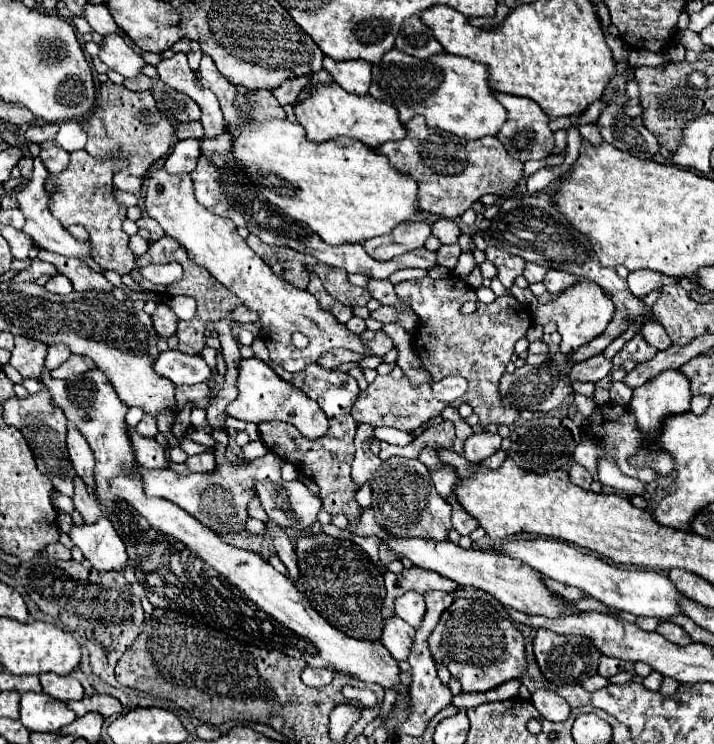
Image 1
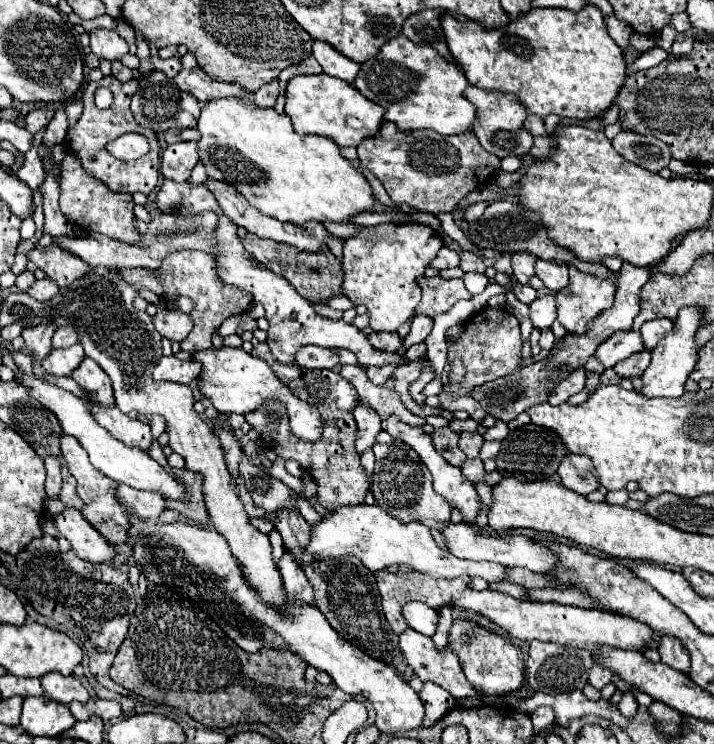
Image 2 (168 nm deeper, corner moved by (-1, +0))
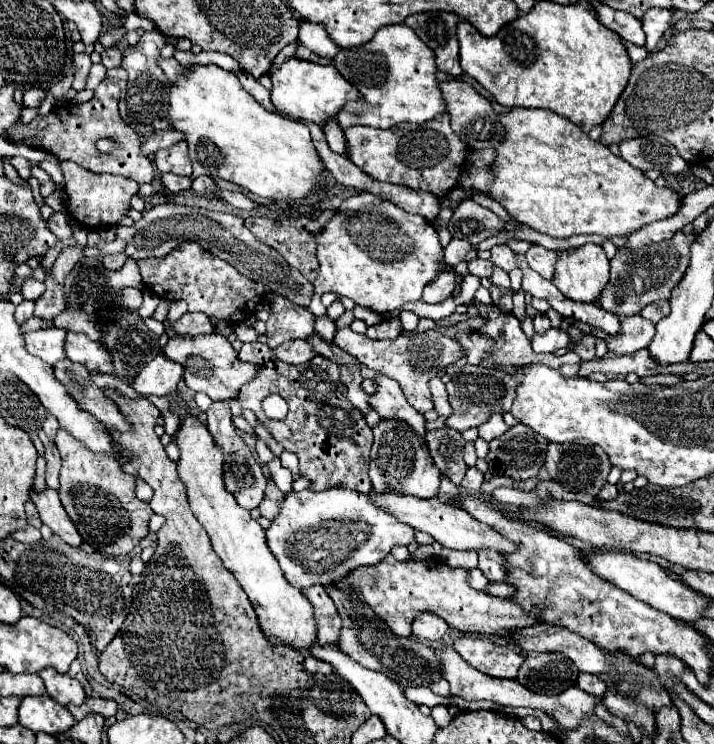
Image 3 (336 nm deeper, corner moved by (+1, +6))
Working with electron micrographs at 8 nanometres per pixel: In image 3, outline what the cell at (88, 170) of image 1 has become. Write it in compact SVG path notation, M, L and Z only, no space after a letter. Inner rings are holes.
M71 160L59 161L59 166L66 179L64 191L68 195L68 213L78 225L88 229L120 225L120 221L130 211L130 197L138 193L136 181L126 177L116 177L116 175L96 175L78 167Z

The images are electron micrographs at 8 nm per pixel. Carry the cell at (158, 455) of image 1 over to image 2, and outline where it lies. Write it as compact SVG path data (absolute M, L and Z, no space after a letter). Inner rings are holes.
M86 399L86 403L88 403L88 409L94 415L94 419L104 429L108 429L112 435L116 435L116 439L128 443L130 447L140 447L142 451L148 451L148 447L152 443L150 425L146 425L146 423L142 423L138 419L130 419L116 405L104 407L104 405L92 403L90 399Z

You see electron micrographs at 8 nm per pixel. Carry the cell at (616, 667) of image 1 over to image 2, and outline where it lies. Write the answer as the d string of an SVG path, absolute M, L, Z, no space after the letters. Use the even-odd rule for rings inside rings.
M592 667L590 669L590 673L588 673L588 683L594 687L594 689L602 689L604 685L608 685L610 681L612 681L612 673L610 671L604 671L604 669L600 669L600 667Z

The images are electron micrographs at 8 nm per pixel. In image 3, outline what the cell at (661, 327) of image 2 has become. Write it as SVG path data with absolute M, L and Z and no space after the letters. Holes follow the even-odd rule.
M658 301L658 303L652 303L652 305L646 305L642 309L642 317L652 321L652 323L658 323L662 317L666 317L666 313L670 313L670 307L668 307L668 301Z

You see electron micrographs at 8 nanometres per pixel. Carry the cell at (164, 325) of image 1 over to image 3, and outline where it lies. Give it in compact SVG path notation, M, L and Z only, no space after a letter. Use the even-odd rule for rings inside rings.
M184 313L178 321L172 323L172 329L178 335L200 335L200 333L214 333L210 319L204 313Z

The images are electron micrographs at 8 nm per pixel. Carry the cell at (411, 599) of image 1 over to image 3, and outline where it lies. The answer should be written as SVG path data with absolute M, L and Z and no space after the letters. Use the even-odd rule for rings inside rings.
M418 613L412 625L412 633L420 641L440 641L446 633L446 621L434 617L434 613Z

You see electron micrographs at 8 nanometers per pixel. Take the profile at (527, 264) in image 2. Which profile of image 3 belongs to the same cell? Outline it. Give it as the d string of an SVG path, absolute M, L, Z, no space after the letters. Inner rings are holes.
M496 245L490 249L490 253L492 253L492 263L502 267L506 273L518 267L516 253L512 249L508 249L508 245Z

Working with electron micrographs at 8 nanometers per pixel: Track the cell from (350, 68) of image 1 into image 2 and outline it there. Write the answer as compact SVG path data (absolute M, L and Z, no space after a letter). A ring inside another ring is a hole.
M314 41L312 55L322 65L324 73L328 73L332 77L338 77L342 81L348 81L348 83L352 83L352 79L356 79L356 73L360 69L360 65L356 61L340 55L334 47L330 47L330 43Z

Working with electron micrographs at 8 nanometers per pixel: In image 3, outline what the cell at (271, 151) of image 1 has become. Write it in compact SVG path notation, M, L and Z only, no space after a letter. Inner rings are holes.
M194 65L190 67L190 77L180 77L170 91L170 123L174 129L186 135L190 147L190 161L194 167L194 177L200 175L216 175L220 179L232 181L250 193L272 199L298 203L310 195L318 195L320 189L330 187L328 169L324 167L322 157L318 155L310 129L294 119L282 117L274 111L268 111L262 103L258 103L236 79L234 73L224 71L216 65Z

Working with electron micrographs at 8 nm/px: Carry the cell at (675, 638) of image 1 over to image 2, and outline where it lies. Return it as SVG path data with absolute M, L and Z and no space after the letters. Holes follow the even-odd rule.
M666 637L662 643L660 643L660 661L668 667L674 667L676 671L680 673L686 673L690 671L690 661L688 661L688 651L684 651L684 647L680 645L680 641L676 641L676 637Z

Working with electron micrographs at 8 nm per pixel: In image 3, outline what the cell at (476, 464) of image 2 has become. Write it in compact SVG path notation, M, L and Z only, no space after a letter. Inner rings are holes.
M468 467L468 471L466 471L466 477L462 479L462 487L464 489L468 489L468 491L474 491L474 493L480 493L480 485L482 485L482 481L484 481L484 475L476 469L476 467Z

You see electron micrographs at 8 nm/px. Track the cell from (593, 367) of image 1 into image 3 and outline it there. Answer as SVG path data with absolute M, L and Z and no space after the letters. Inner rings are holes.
M640 315L622 317L622 333L608 335L606 347L614 355L630 355L630 353L636 353L638 349L648 347L654 333L656 333L654 323L642 319Z

